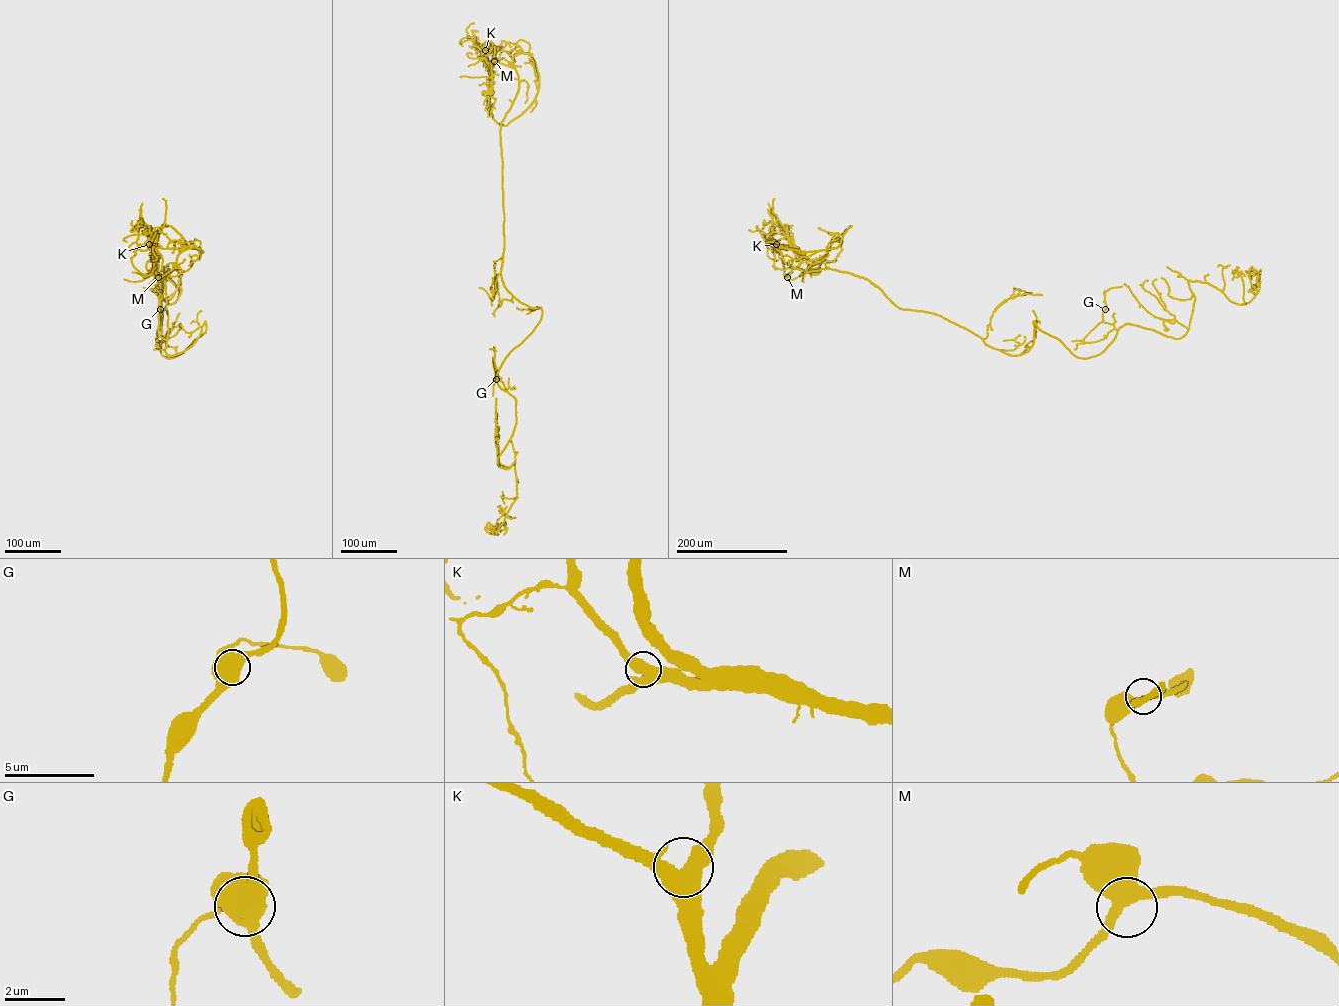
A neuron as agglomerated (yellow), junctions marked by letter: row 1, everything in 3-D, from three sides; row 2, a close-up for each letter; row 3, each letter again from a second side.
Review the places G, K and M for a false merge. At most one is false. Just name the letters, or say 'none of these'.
none of these

